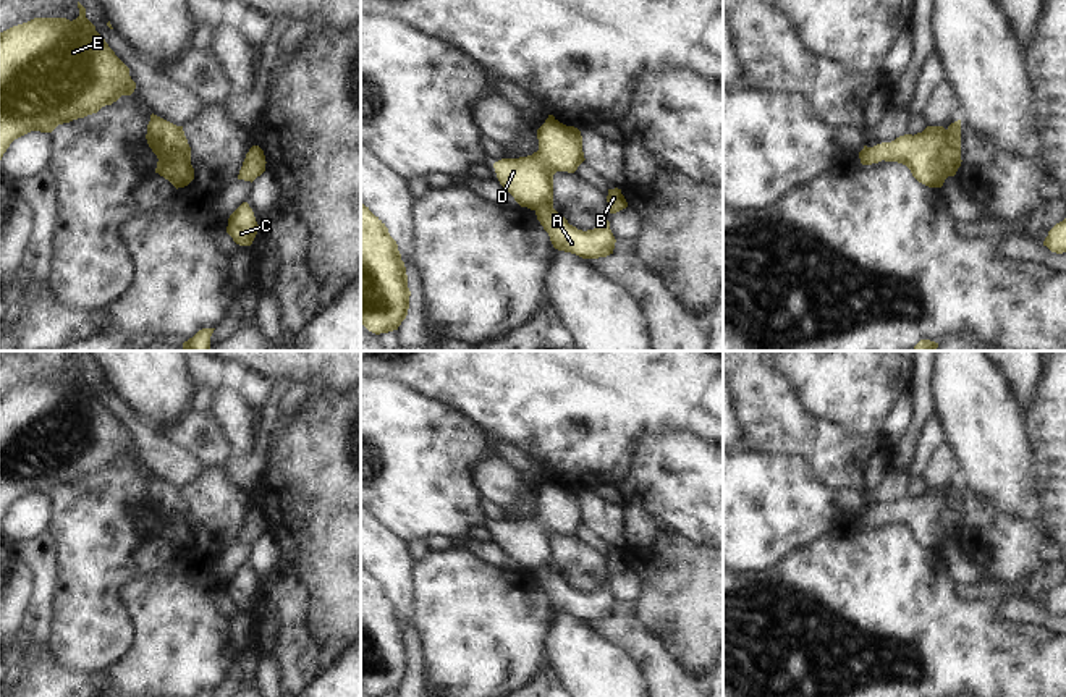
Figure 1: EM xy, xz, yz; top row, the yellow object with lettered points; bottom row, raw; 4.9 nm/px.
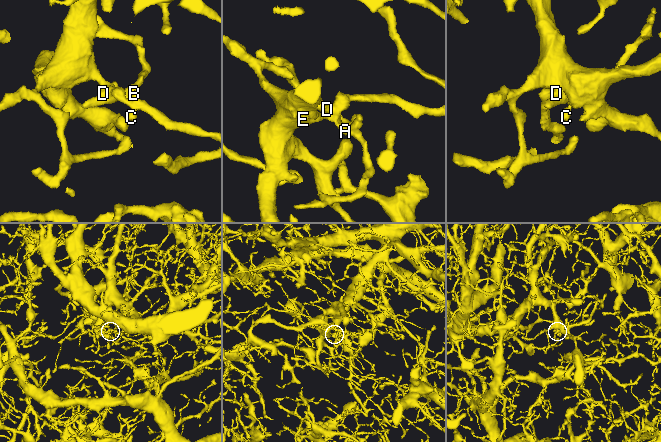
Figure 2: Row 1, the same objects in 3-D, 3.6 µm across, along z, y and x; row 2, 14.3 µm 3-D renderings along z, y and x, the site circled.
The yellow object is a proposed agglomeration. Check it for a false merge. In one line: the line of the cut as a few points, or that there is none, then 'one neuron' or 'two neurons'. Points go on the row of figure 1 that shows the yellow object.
yz (945, 130), (947, 141), (939, 160), (948, 175) | two neurons

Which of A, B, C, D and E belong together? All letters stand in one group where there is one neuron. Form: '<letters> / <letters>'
A B C / D E

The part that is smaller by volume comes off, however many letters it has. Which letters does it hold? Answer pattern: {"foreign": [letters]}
{"foreign": ["A", "B", "C"]}

